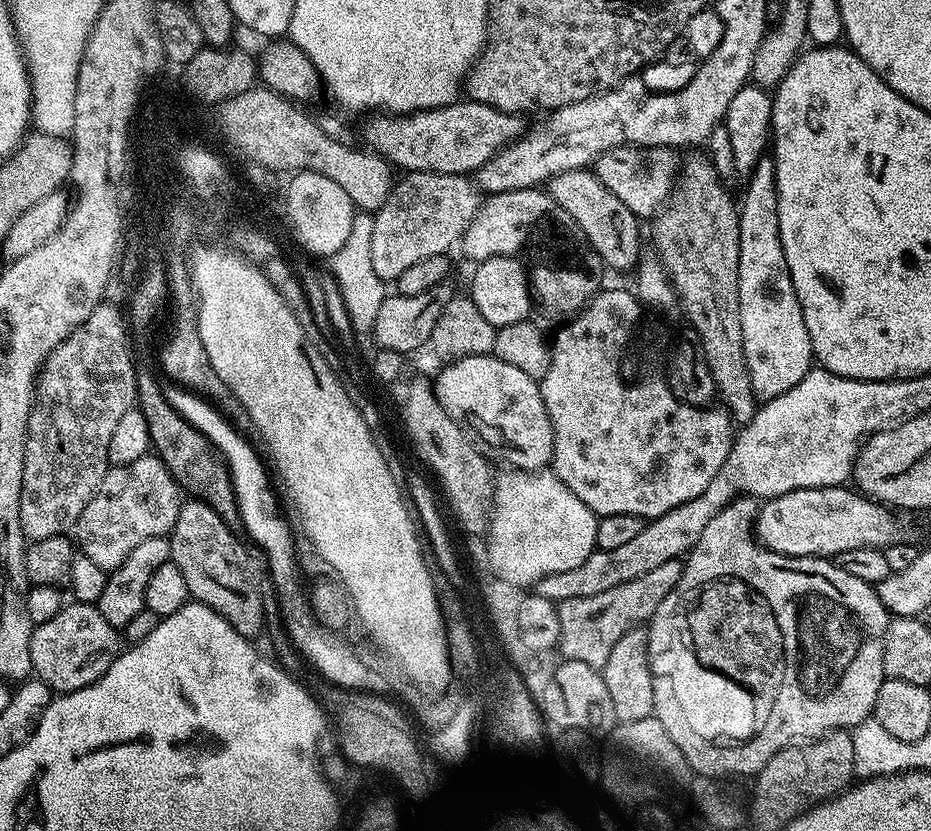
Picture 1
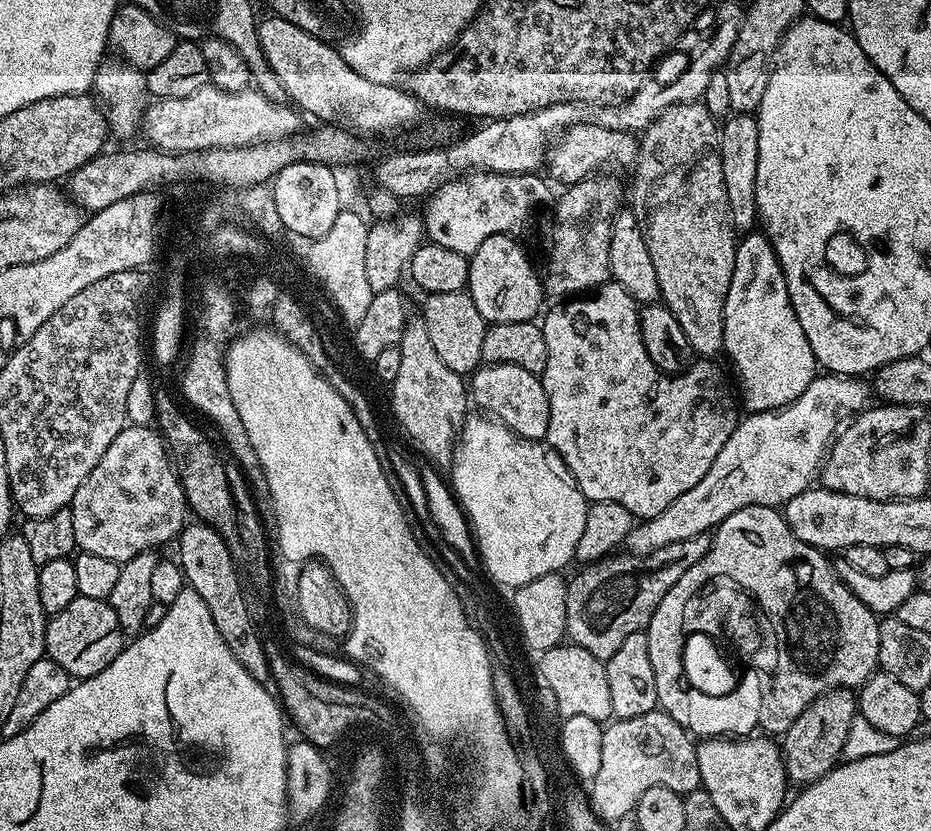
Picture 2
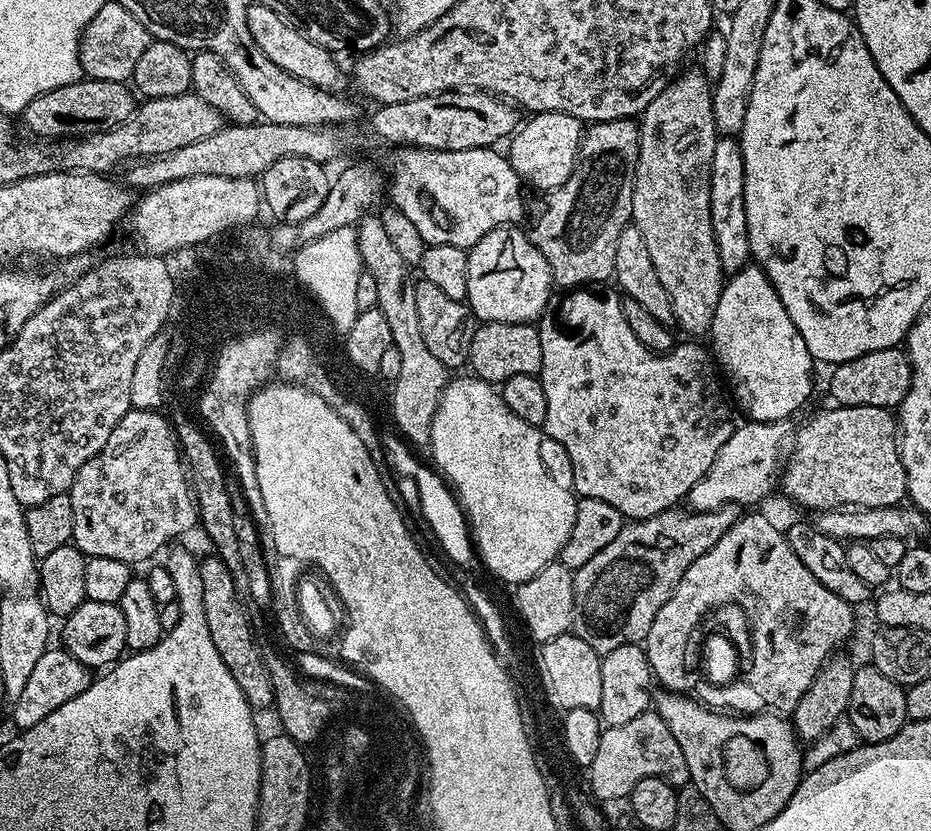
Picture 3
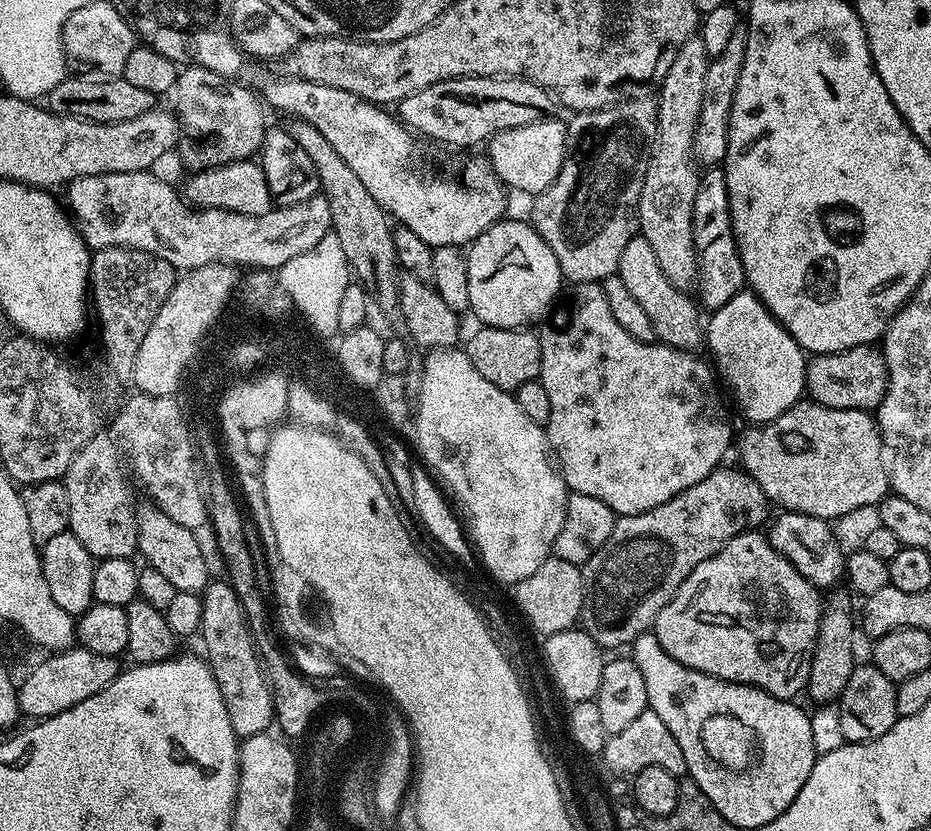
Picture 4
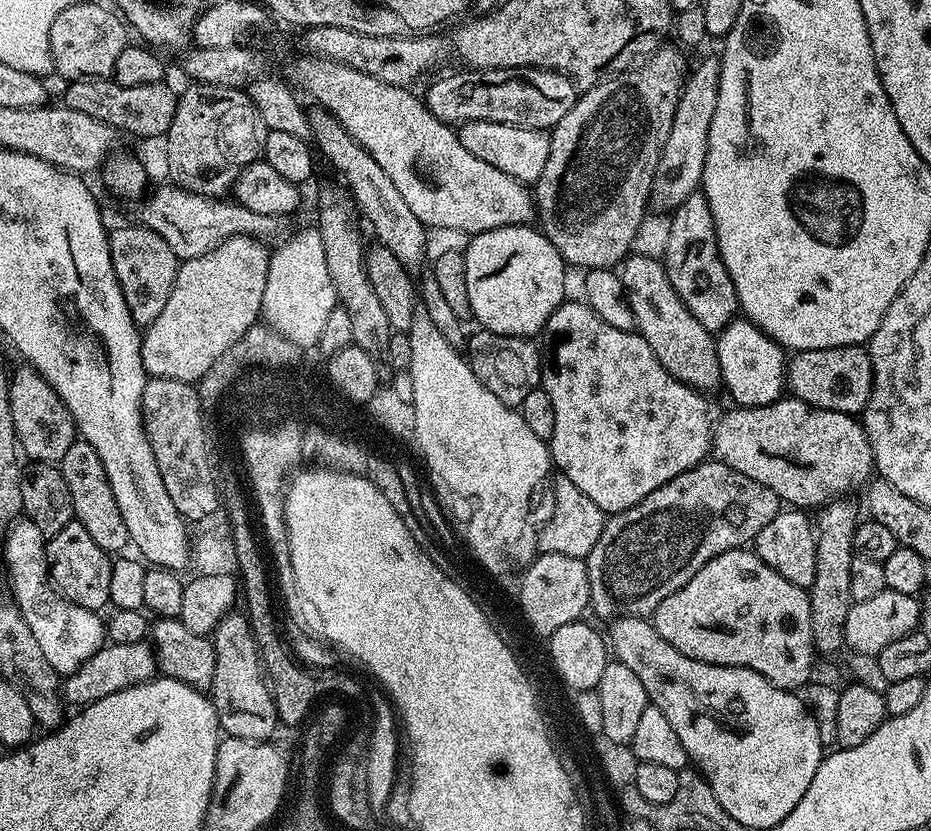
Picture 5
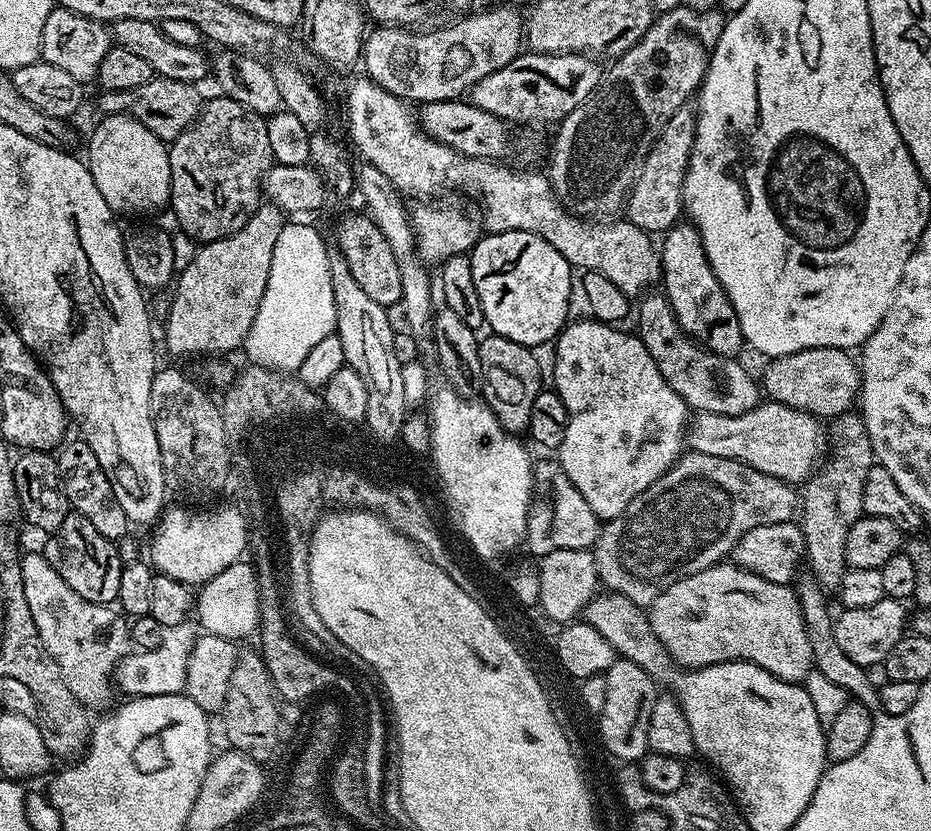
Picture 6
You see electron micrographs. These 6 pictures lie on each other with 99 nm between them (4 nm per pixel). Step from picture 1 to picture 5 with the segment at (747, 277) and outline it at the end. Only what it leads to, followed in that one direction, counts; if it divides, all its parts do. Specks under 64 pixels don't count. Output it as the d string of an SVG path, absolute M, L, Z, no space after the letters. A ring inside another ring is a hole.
M747 318L731 320L716 336L718 366L723 387L742 408L772 404L786 392L786 352Z

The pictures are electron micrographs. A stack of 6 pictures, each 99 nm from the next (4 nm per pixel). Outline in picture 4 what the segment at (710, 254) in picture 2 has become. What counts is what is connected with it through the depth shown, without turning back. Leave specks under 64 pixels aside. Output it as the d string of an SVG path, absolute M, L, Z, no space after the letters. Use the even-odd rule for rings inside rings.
M699 34L682 42L682 50L678 50L678 58L670 62L670 70L666 70L664 79L659 81L660 96L656 101L656 136L652 140L652 157L648 160L646 174L642 178L642 194L636 207L639 235L650 242L654 255L658 258L658 266L662 266L662 274L670 278L670 282L681 290L688 290L696 283L696 247L692 237L692 215L694 214L694 194L698 192L701 169L692 155L694 134L698 126L698 114L702 110L704 90L706 88L706 70L709 62L708 51Z

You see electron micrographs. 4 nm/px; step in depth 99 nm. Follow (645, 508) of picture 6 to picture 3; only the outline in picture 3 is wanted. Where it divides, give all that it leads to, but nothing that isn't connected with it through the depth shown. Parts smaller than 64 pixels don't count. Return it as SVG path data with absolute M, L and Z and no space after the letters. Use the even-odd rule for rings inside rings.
M726 504L718 509L710 509L709 512L680 511L679 507L674 507L668 509L667 512L659 512L657 516L651 516L645 520L634 520L625 523L624 528L618 534L618 538L614 538L614 542L610 542L610 546L598 550L598 554L594 554L594 558L590 558L590 562L586 562L586 566L575 569L572 577L574 582L574 618L570 629L571 635L582 638L582 642L586 642L586 646L590 646L594 651L601 654L615 650L618 646L640 644L647 640L650 626L654 626L654 618L658 618L658 610L662 610L662 606L666 606L666 602L674 594L678 582L682 582L682 574L686 574L686 570L690 570L690 566L694 566L694 562L698 562L698 558L702 558L702 554L711 550L718 542L718 538L722 538L722 534L726 534L726 530L730 530L730 526L734 526L734 522L740 519L742 515L741 509L734 504Z

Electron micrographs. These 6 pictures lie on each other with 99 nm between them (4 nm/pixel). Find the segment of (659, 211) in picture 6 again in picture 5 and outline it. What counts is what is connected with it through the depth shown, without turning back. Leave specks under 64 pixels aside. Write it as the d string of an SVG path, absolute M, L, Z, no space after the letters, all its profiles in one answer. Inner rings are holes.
M719 55L708 56L693 72L691 69L687 73L684 91L681 92L680 101L674 110L674 122L670 126L664 152L660 155L652 179L650 200L653 205L674 210L701 187L710 138L710 122L714 118L714 106L718 106L720 59Z

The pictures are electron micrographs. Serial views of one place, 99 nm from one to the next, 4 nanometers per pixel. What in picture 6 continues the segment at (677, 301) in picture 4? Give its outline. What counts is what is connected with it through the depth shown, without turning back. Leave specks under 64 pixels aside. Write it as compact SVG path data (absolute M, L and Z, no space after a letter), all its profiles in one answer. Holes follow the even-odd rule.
M648 294L639 301L640 309L635 309L636 328L641 342L650 350L658 374L666 378L666 386L688 403L689 409L696 412L713 412L714 414L746 414L761 403L761 385L748 377L748 372L739 363L739 359L719 356L710 349L691 340L678 326L674 310L668 297L663 294Z

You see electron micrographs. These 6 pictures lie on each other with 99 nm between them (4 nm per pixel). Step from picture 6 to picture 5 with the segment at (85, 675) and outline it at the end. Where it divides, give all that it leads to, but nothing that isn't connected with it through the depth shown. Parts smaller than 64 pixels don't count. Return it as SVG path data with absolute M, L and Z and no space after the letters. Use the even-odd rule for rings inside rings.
M20 518L7 531L9 531L8 537L4 540L4 568L8 571L8 584L12 587L11 599L18 606L22 618L26 618L26 623L30 625L30 631L34 634L35 641L39 643L43 654L46 654L46 659L54 671L59 674L67 674L78 670L78 666L82 666L82 662L86 662L94 654L98 654L98 650L104 647L106 643L105 617L100 617L99 611L72 603L71 600L61 596L49 583L46 537L42 534L42 530L38 530L38 526L34 526L34 522L30 522L27 518Z

